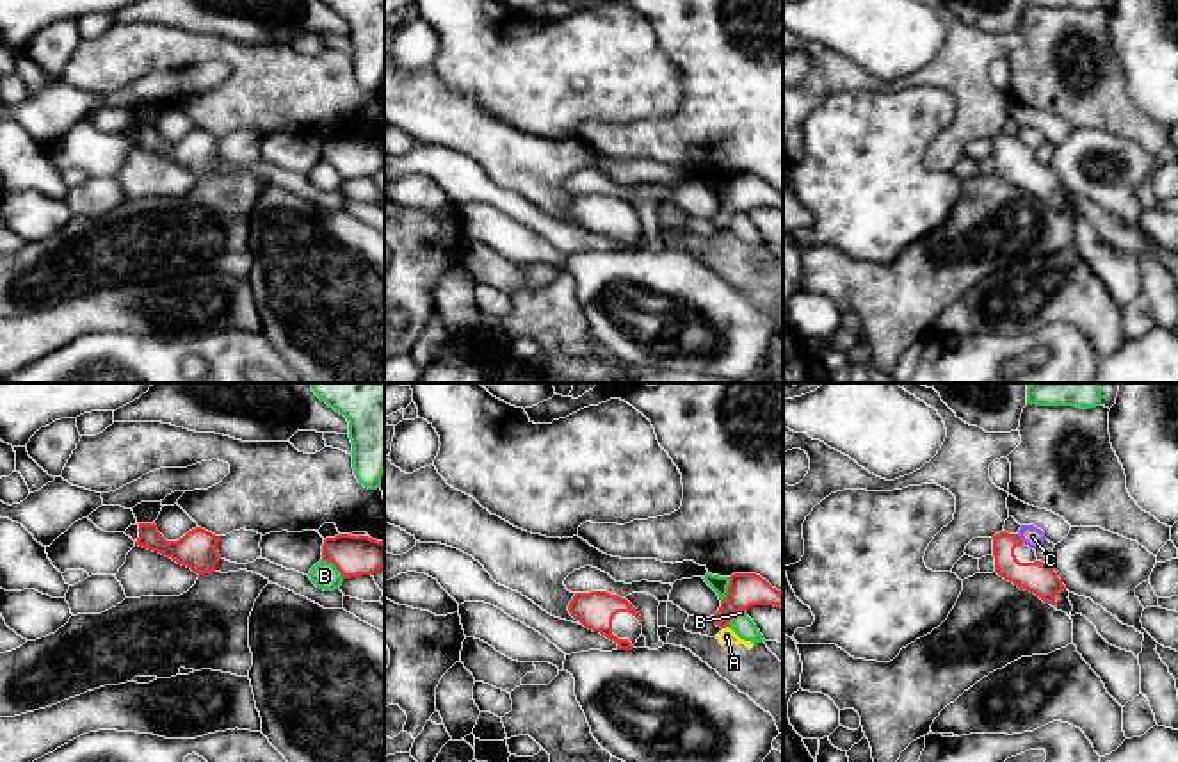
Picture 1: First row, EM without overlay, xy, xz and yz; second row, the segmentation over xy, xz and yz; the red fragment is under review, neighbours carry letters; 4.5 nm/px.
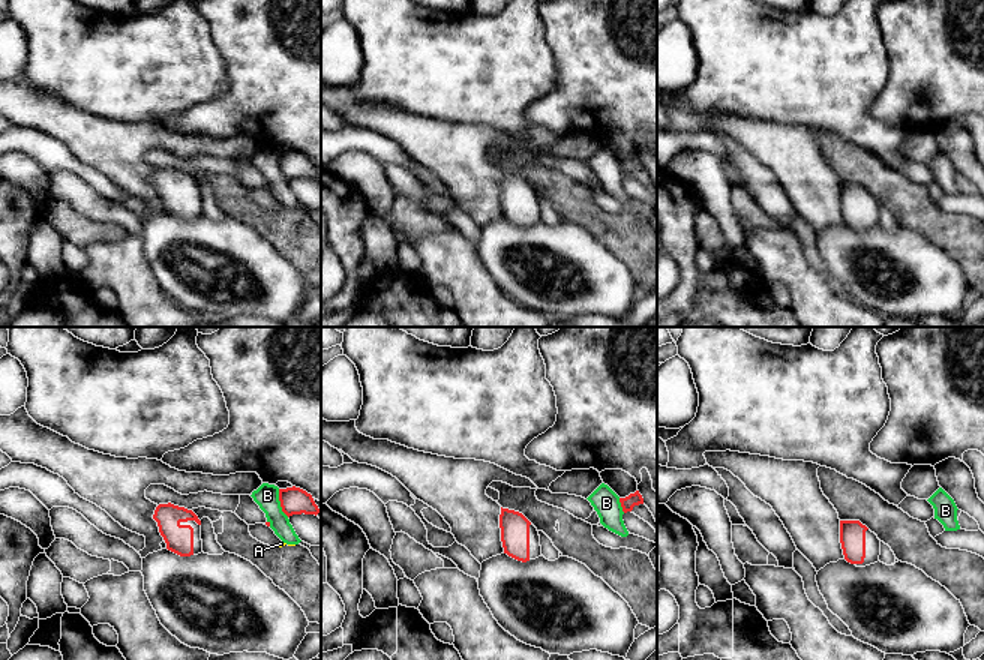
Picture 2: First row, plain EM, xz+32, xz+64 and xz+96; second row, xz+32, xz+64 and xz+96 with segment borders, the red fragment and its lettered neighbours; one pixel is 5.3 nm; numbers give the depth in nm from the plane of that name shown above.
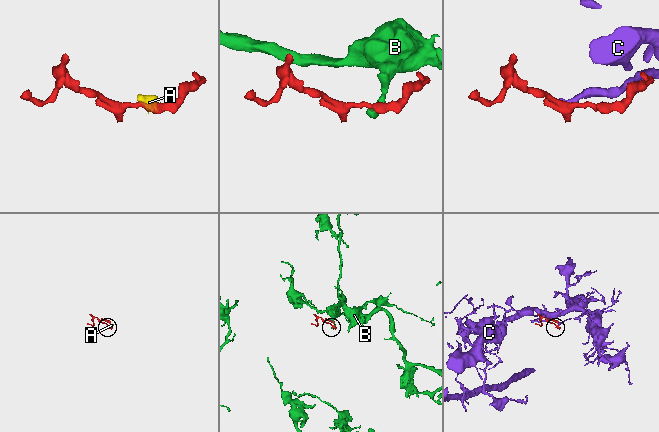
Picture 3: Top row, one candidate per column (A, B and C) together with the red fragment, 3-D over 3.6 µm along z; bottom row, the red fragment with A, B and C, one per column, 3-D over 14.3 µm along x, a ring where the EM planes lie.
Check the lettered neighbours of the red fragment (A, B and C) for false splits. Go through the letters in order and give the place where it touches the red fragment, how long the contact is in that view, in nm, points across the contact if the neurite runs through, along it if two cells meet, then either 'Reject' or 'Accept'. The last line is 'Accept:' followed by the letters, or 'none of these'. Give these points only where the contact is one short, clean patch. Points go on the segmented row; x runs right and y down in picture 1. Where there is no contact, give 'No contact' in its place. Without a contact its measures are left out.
A: Touches red at xz (725, 627). Shared border 30 nm. Boundary: xz (726, 625), (723, 629). Reject
B: Touches red at xz (732, 615). Shared border 120 nm. Boundary: xz (746, 611), (737, 611), (726, 625). Reject
C: Touches red at yz (1020, 538). Shared border 50 nm. Boundary: yz (1016, 535), (1024, 542). Reject
Accept: none of these

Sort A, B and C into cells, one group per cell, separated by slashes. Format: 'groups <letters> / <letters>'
groups A / B / C

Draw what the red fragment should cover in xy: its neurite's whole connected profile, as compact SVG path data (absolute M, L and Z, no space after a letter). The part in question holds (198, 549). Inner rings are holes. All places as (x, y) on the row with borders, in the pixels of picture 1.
M139 523L139 538L135 545L171 557L182 566L190 568L198 575L215 572L221 559L217 552L219 536L196 527L178 541L167 541L155 523Z

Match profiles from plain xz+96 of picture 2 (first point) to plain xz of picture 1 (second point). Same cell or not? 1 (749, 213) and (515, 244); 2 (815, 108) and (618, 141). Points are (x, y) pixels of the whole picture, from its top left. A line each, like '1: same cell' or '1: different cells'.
1: different cells
2: different cells

